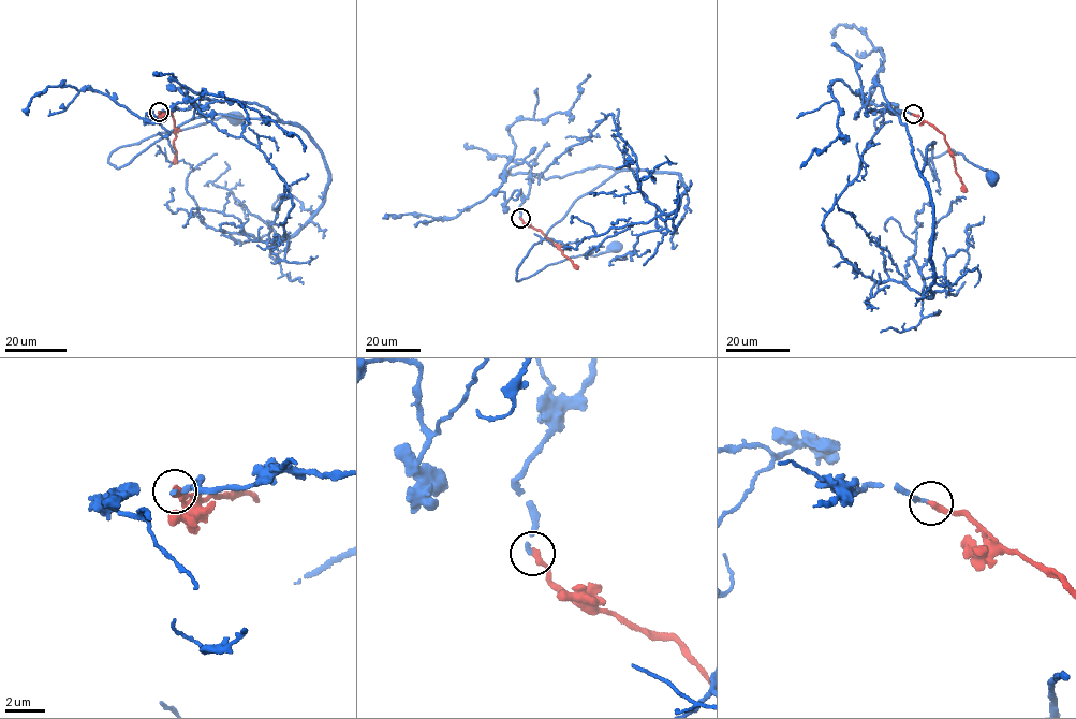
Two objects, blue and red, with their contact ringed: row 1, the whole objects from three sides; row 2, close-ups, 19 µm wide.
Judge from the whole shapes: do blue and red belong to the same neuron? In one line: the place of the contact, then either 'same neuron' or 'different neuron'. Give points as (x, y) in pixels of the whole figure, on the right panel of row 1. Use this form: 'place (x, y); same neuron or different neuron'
place (913, 114); same neuron

